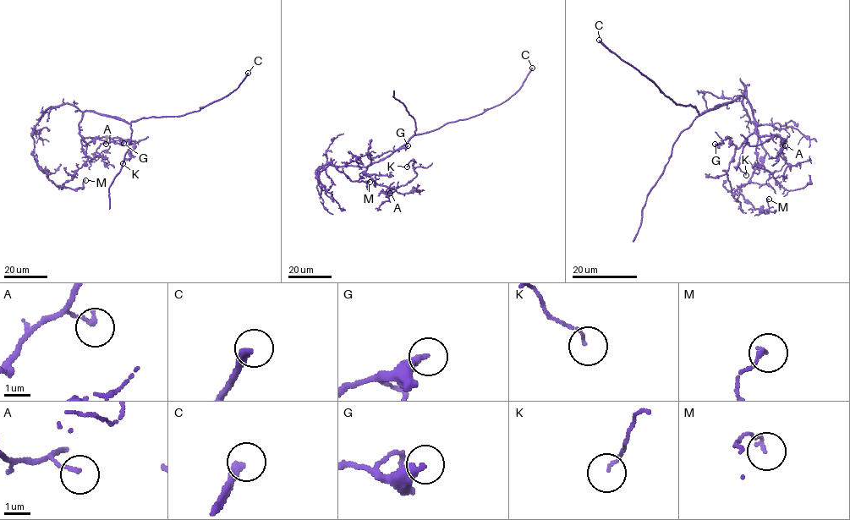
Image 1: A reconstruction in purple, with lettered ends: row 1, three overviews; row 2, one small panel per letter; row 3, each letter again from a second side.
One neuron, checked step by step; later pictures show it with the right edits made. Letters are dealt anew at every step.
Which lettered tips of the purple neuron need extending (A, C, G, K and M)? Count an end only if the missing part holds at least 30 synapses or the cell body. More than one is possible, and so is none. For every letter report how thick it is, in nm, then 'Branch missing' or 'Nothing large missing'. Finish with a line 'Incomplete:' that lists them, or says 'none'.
A: Thickness 150 nm. Nothing large missing
C: Thickness 280 nm. Branch missing
G: Thickness 400 nm. Nothing large missing
K: Thickness 90 nm. Nothing large missing
M: Thickness 120 nm. Nothing large missing
Incomplete: C

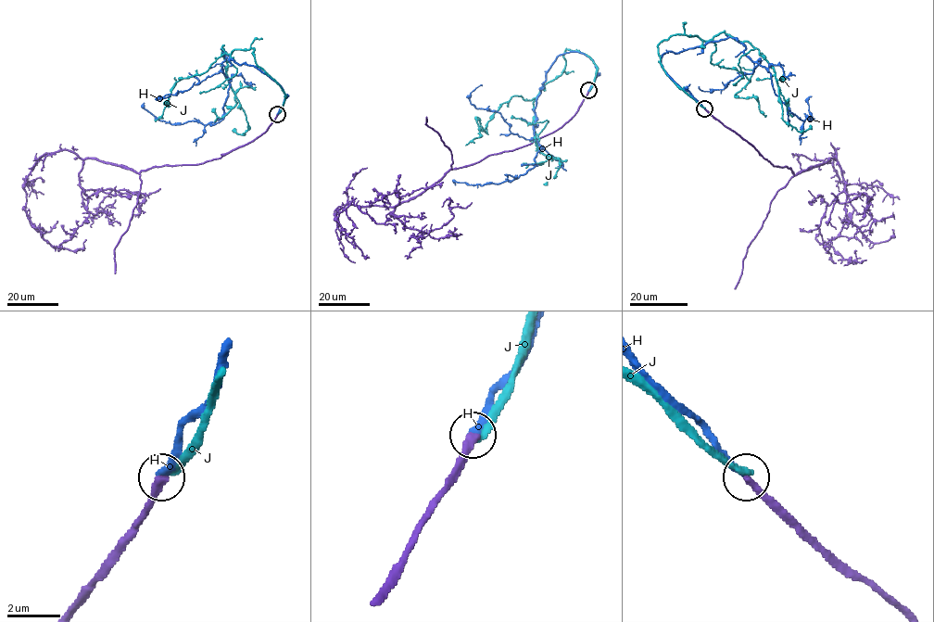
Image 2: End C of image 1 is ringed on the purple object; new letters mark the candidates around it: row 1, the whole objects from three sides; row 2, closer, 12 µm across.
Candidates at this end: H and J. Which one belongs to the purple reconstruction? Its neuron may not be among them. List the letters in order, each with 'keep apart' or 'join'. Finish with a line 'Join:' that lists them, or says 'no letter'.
H: join
J: keep apart
Join: H

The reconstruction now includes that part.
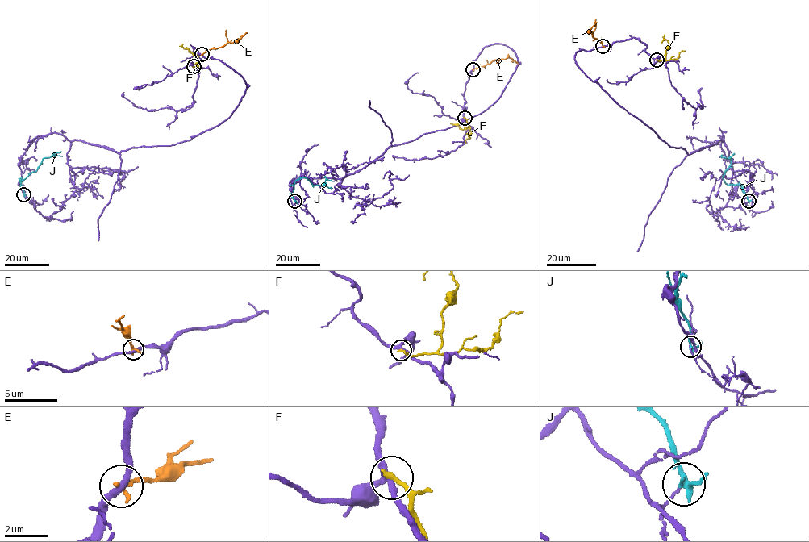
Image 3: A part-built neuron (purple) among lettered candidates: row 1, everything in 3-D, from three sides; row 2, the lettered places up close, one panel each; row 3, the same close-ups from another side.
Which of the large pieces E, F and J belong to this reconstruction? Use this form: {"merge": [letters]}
{"merge": []}

